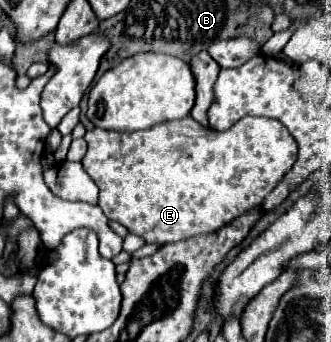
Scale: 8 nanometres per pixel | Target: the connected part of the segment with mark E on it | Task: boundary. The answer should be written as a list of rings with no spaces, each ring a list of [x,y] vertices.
[[[192,116],[172,120],[172,122],[160,122],[160,126],[152,126],[152,130],[136,130],[136,134],[120,134],[120,132],[108,132],[108,130],[94,128],[94,130],[86,132],[86,142],[88,142],[88,152],[82,158],[82,166],[84,166],[84,172],[94,180],[94,184],[100,190],[98,206],[104,210],[108,220],[120,222],[132,234],[142,236],[146,240],[146,244],[152,244],[152,242],[170,244],[170,242],[182,242],[182,240],[194,238],[198,234],[212,234],[212,230],[220,230],[220,226],[226,226],[228,222],[232,222],[232,218],[238,218],[240,214],[246,214],[248,210],[254,210],[256,206],[262,206],[264,198],[284,180],[284,174],[288,174],[288,170],[294,166],[296,156],[298,156],[296,140],[292,138],[292,134],[288,134],[284,124],[280,124],[276,120],[270,120],[270,118],[256,118],[256,116],[242,118],[240,122],[236,122],[234,126],[230,126],[224,132],[210,130],[210,128],[198,124]]]

